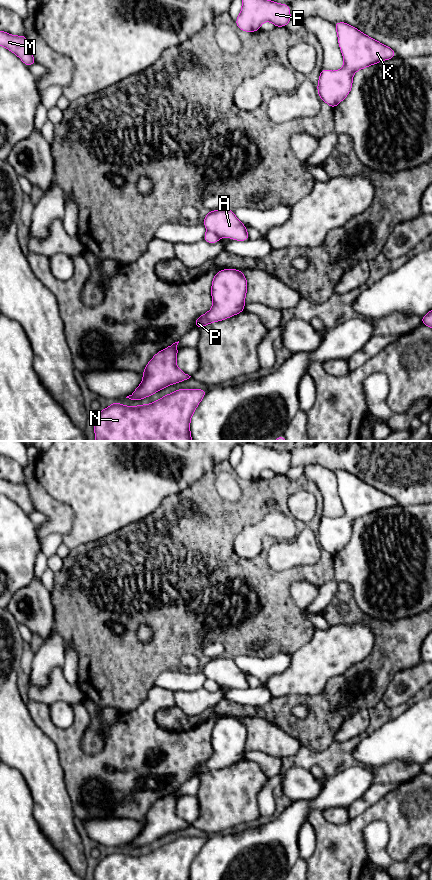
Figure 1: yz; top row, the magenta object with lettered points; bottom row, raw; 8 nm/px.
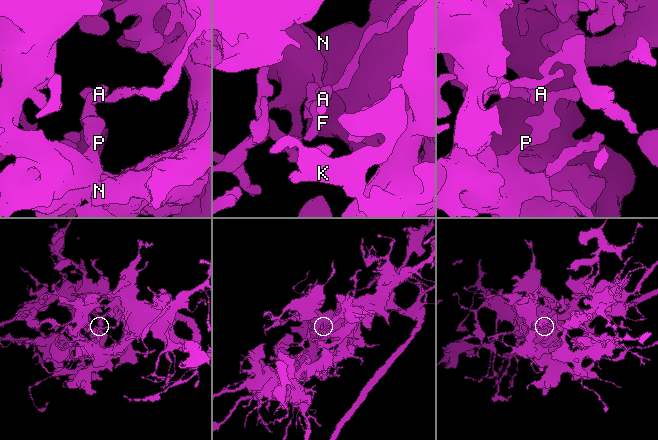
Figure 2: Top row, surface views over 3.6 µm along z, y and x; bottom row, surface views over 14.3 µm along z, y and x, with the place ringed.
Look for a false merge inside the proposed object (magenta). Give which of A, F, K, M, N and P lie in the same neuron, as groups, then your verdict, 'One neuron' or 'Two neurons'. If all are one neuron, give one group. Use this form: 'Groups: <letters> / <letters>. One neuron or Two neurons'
Groups: A F K M N P. One neuron

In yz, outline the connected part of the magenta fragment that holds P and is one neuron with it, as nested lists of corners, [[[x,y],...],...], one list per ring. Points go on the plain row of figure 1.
[[[223,717],[217,720],[211,734],[213,755],[194,769],[195,774],[200,777],[243,760],[246,740],[247,727],[240,718]]]

